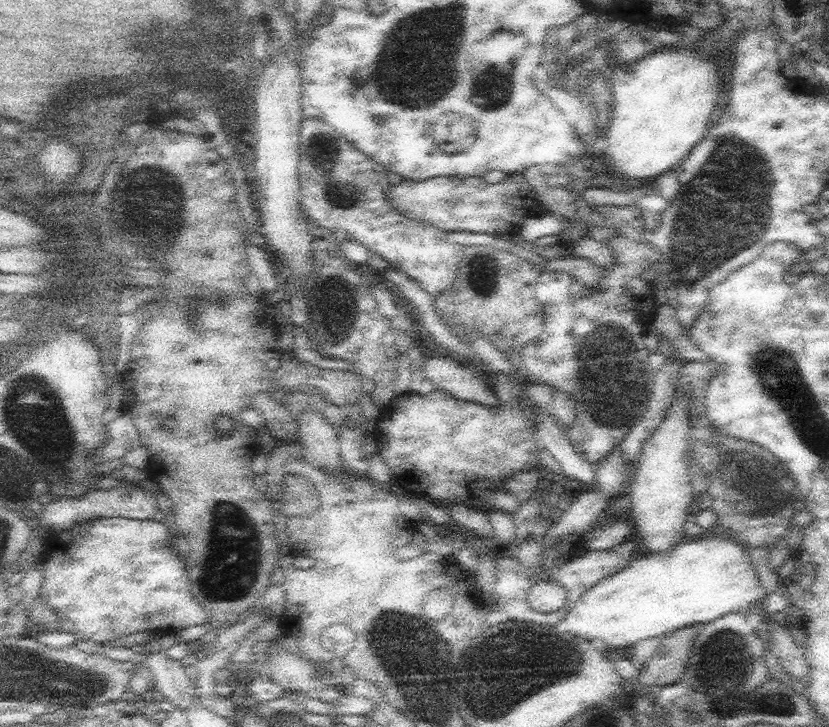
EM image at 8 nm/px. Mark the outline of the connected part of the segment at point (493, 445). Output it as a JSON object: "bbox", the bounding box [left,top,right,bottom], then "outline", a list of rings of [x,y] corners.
{"bbox":[373,388,539,510],"outline":[[[435,388],[431,394],[419,396],[413,392],[395,396],[389,404],[379,408],[377,428],[373,436],[377,440],[377,452],[391,468],[395,488],[401,492],[413,492],[423,502],[433,502],[441,508],[465,506],[483,510],[481,504],[491,490],[505,492],[505,478],[519,472],[531,472],[539,464],[539,442],[535,438],[535,422],[531,408],[519,404],[497,404],[487,408],[483,404],[465,402],[453,398],[449,392]]]}

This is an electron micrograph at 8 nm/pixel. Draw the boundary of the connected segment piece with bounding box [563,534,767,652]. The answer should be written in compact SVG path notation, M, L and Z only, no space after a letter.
M705 534L701 538L691 538L675 546L671 552L665 554L637 554L629 566L625 566L621 572L603 578L595 586L591 586L577 604L565 614L563 622L567 624L569 636L577 638L595 638L603 640L605 648L623 650L629 652L633 644L645 638L663 638L675 630L681 630L685 626L693 624L707 624L719 616L731 614L731 612L745 612L747 616L755 614L755 608L763 602L765 604L765 588L759 584L757 572L751 566L747 558L747 548L737 544L737 540L729 540L727 534Z

